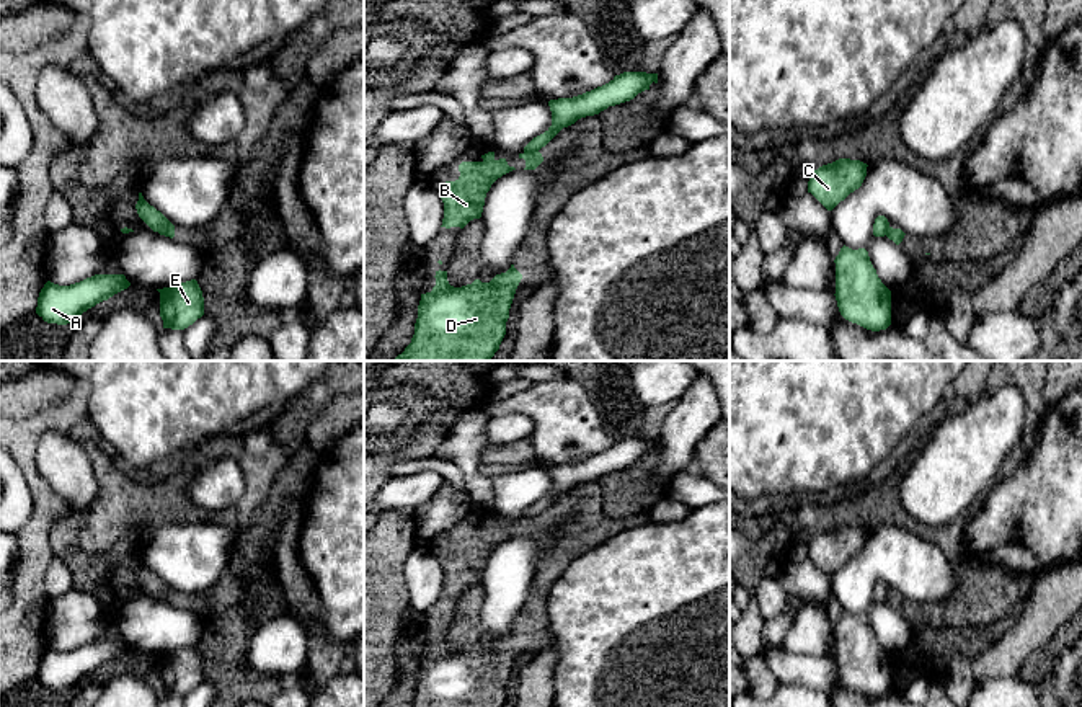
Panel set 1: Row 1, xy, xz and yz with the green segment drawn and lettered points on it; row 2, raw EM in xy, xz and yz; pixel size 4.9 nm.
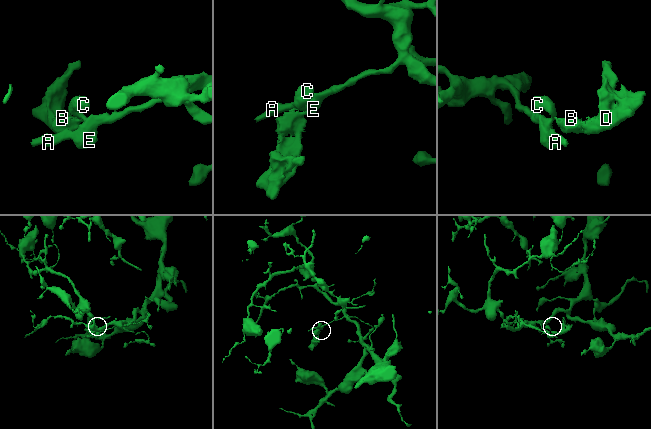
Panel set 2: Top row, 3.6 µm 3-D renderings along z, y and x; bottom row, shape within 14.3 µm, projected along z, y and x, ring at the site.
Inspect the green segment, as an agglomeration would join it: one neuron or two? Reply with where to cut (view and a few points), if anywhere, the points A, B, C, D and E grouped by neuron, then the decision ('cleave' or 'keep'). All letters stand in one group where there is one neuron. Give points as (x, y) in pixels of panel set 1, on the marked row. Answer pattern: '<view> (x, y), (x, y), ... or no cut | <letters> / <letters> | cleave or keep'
xz (537, 149), (524, 152) | A C E / B D | cleave

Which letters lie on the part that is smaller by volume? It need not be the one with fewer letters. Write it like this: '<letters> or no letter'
B, D

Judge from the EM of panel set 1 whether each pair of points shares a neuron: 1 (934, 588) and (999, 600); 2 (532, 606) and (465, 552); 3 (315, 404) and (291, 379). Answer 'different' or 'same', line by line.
1: different
2: same
3: different

